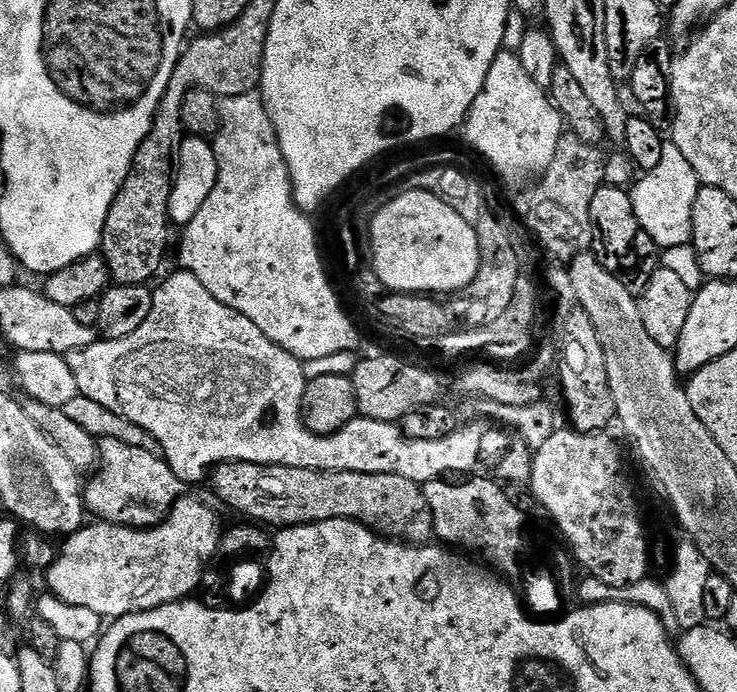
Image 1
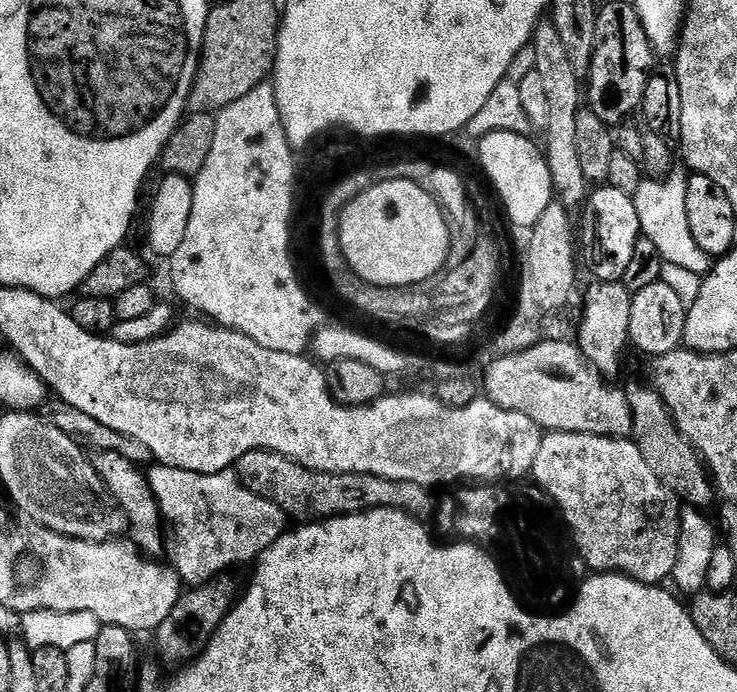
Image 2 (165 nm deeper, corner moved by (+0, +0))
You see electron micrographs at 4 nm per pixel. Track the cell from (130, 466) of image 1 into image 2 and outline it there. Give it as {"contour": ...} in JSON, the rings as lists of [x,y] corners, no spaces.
{"contour":[[[153,463],[146,472],[148,485],[160,507],[160,515],[166,521],[170,539],[166,544],[167,563],[188,588],[201,588],[216,576],[231,573],[239,564],[255,565],[261,554],[279,536],[283,536],[290,521],[274,502],[254,494],[236,477],[235,471],[198,474],[190,470],[178,470],[165,464]]]}

